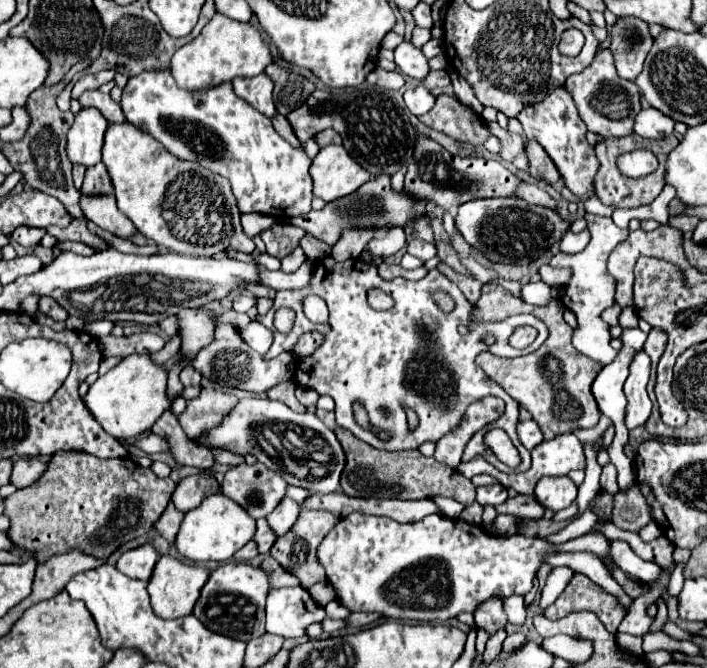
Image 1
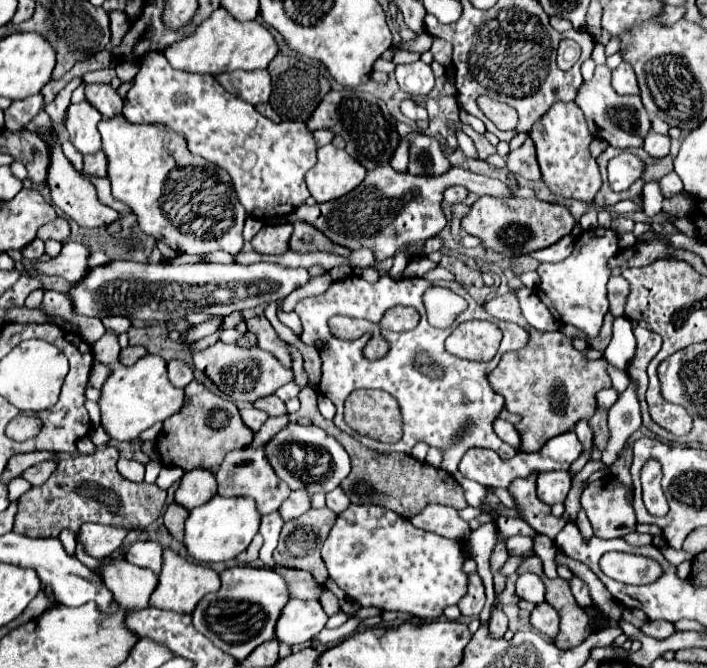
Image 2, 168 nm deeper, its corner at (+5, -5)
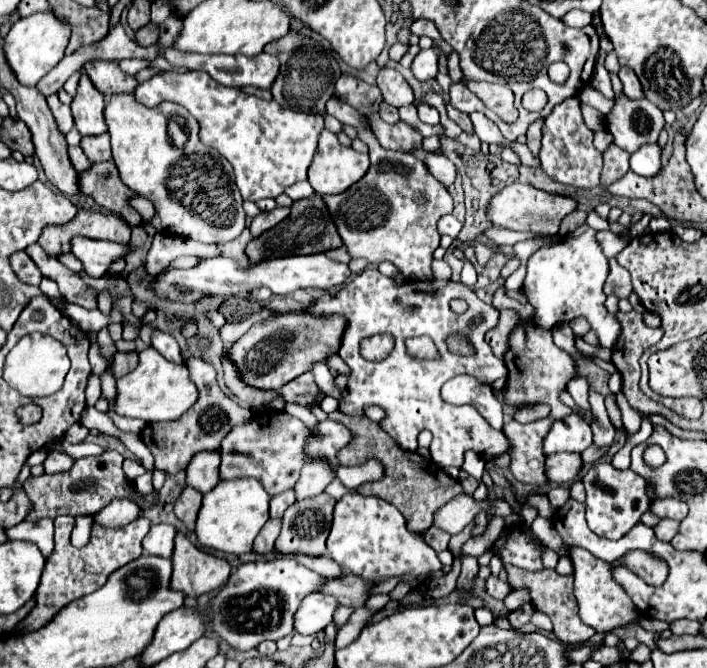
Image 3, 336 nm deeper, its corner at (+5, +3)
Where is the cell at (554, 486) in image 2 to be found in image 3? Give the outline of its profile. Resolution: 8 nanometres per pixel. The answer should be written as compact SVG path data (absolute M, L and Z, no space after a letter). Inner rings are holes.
M561 452L561 454L547 456L545 474L547 474L547 480L549 482L571 484L577 478L581 466L583 466L583 462L581 462L581 456L579 454Z

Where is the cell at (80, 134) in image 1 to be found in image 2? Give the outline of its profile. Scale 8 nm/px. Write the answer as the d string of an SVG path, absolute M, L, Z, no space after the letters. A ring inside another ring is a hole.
M87 100L79 104L71 104L67 110L67 132L73 146L85 156L95 154L101 148L101 136L97 124L101 122L101 114Z

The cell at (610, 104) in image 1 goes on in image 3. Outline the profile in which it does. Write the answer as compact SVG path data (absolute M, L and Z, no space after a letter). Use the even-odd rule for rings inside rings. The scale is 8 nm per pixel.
M625 94L615 96L611 112L605 116L605 128L613 134L615 144L627 152L635 152L643 144L657 142L665 126L663 112L647 98L629 100Z

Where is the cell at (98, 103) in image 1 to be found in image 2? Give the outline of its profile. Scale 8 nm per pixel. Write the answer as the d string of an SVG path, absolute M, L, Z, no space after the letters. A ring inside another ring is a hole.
M85 84L85 100L91 102L103 118L117 116L123 108L123 98L111 84Z

